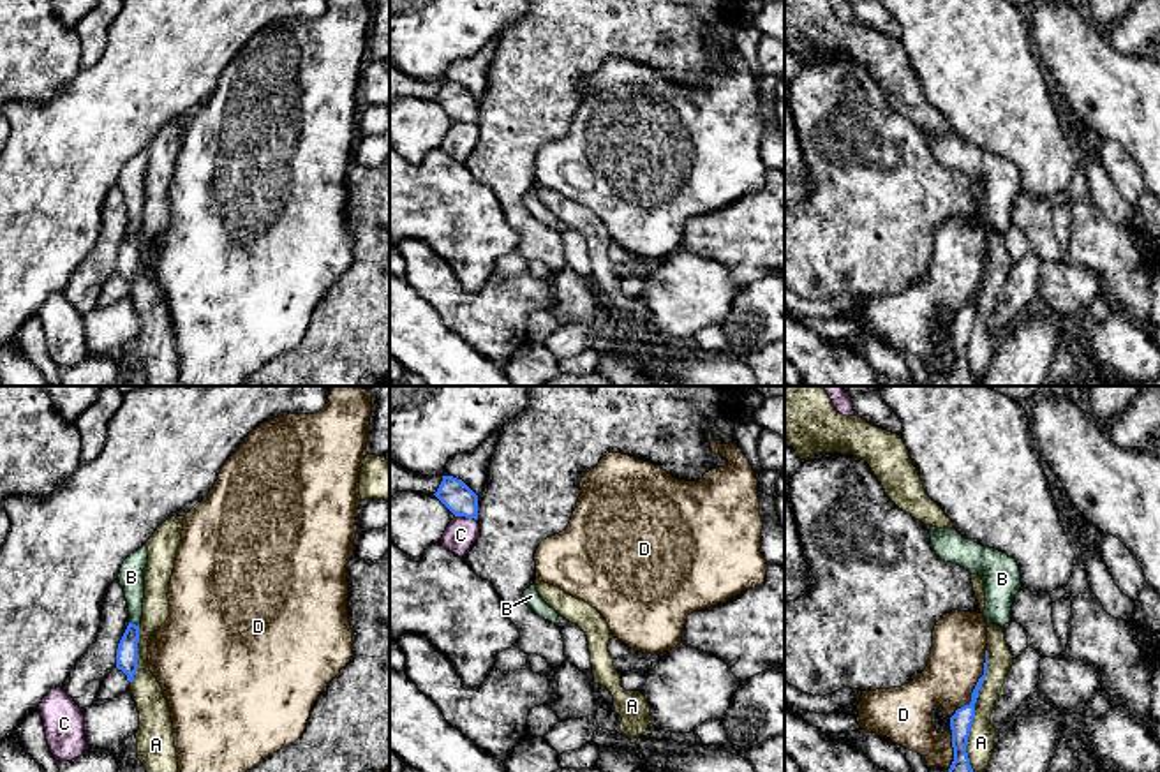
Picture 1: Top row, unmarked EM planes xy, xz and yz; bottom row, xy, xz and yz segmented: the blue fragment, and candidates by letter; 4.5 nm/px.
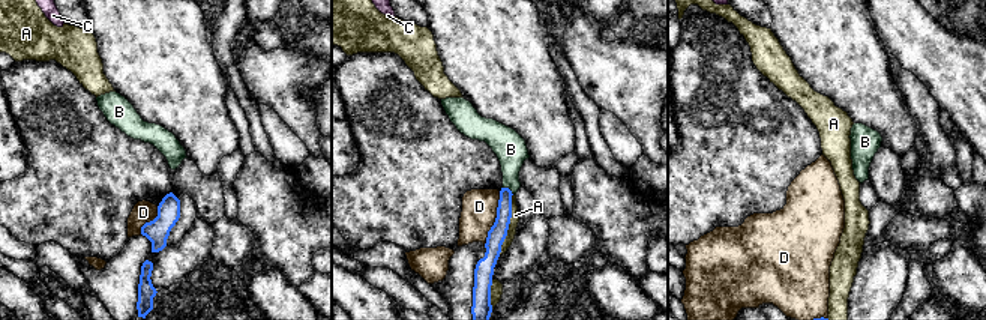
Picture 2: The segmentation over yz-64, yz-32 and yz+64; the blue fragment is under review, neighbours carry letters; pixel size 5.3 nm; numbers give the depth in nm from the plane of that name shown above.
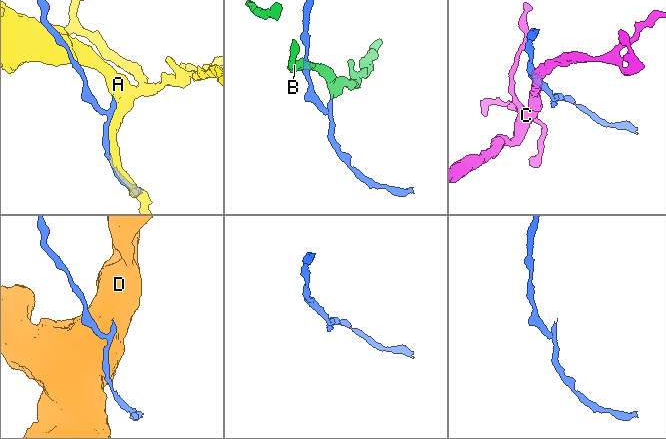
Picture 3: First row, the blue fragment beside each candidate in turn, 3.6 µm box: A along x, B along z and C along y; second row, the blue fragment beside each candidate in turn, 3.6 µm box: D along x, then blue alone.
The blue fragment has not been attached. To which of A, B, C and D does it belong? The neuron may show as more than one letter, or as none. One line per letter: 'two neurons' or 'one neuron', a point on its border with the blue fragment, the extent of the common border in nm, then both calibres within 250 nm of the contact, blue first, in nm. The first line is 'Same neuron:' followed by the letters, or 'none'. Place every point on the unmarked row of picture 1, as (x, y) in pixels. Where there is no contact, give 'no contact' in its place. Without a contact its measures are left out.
Same neuron: B
A: two neurons; meets blue in yz at (974, 319); contact 600 nm long; 100 nm thick on the blue side, 130 nm on the other
B: one neuron; meets blue in xy at (134, 230); contact 40 nm long; 100 nm thick on the blue side, 120 nm on the other
C: two neurons; meets blue in xz at (466, 122); contact 110 nm long; 140 nm thick on the blue side, 150 nm on the other
D: two neurons; meets blue in yz at (975, 291); contact 360 nm long; 100 nm thick on the blue side, 260 nm on the other

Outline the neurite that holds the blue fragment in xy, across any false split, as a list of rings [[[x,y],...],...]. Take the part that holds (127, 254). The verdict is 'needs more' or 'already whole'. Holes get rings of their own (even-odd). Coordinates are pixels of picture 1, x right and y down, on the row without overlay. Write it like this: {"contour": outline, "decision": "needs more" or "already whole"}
{"contour": [[[141,152],[123,166],[118,178],[118,189],[123,192],[130,227],[116,254],[116,273],[127,280],[129,287],[134,286],[138,277],[138,247],[143,222],[146,169],[148,155]]], "decision": "needs more"}

